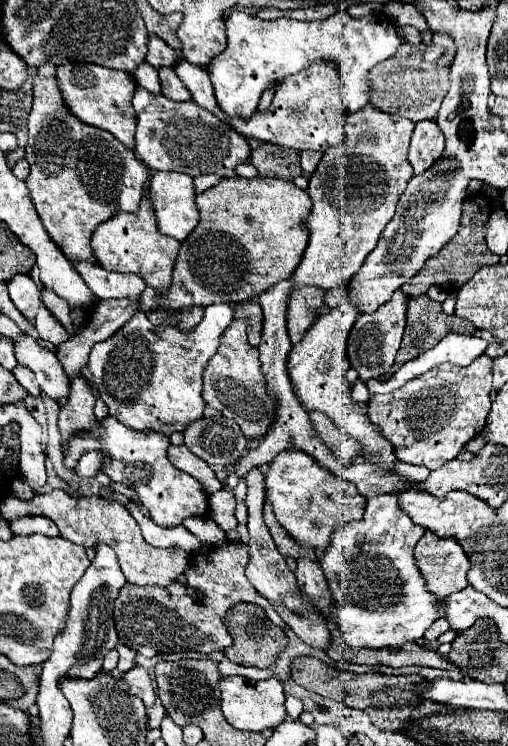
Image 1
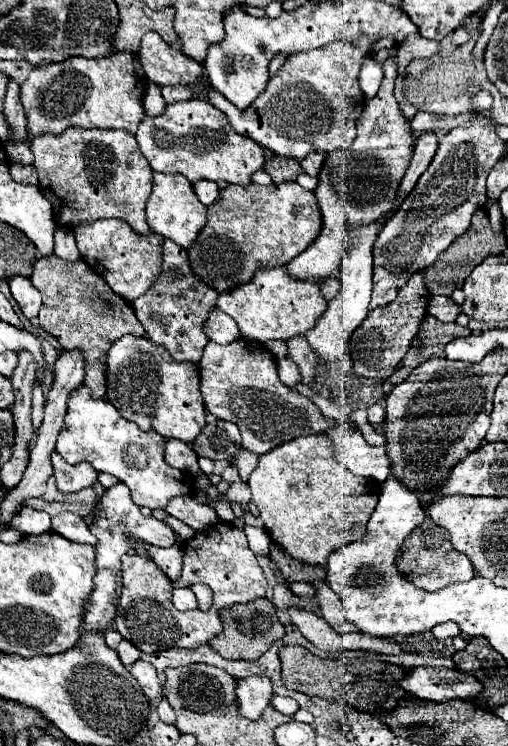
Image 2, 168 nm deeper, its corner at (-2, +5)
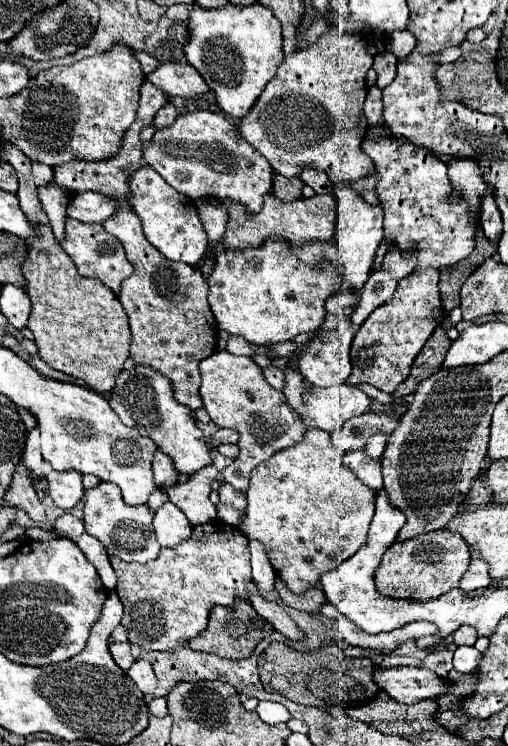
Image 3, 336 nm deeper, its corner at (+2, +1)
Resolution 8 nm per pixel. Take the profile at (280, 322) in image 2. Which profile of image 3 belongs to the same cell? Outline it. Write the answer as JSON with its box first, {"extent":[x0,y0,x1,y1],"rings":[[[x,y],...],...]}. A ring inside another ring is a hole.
{"extent":[210,240,342,344],"rings":[[[268,240],[260,248],[218,252],[218,264],[210,274],[210,308],[218,328],[242,336],[252,344],[276,344],[294,340],[298,334],[316,332],[324,318],[324,302],[342,286],[338,272],[338,246],[310,242],[292,246]]]}

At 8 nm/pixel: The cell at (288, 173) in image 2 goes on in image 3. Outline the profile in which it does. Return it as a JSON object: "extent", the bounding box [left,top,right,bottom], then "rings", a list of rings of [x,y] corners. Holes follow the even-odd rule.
{"extent":[272,174,302,200],"rings":[[[274,174],[274,182],[272,182],[272,194],[278,196],[280,200],[294,200],[294,198],[302,198],[302,180],[298,176],[294,178],[286,178],[282,174]]]}

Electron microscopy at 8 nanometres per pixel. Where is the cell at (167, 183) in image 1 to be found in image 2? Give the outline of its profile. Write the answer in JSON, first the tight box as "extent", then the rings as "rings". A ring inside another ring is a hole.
{"extent":[146,172,206,250],"rings":[[[154,172],[152,194],[146,204],[146,222],[154,234],[170,238],[180,248],[188,250],[194,244],[194,238],[198,238],[200,230],[206,226],[206,206],[196,198],[192,184],[184,176]]]}

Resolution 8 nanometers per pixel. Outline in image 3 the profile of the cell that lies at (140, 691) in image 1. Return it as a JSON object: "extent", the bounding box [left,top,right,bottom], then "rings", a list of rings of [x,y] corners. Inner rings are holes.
{"extent":[128,660,156,696],"rings":[[[136,660],[132,668],[128,670],[128,676],[134,680],[134,684],[144,692],[144,696],[152,696],[156,690],[156,674],[152,670],[152,664],[146,660]]]}

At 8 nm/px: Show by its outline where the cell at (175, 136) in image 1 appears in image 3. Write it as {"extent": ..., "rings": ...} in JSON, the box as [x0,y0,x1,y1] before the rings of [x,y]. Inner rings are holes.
{"extent":[144,110,272,212],"rings":[[[210,110],[180,114],[172,126],[156,130],[152,140],[144,144],[144,162],[172,188],[192,200],[230,198],[244,202],[250,212],[258,212],[258,208],[262,208],[262,198],[272,188],[270,164],[240,138],[230,120]]]}

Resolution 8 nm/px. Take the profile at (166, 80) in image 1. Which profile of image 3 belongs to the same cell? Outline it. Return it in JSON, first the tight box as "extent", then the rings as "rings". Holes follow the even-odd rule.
{"extent":[154,102,176,128],"rings":[[[166,102],[154,116],[154,126],[156,128],[164,128],[164,126],[170,126],[172,122],[176,120],[176,106],[174,102]]]}

